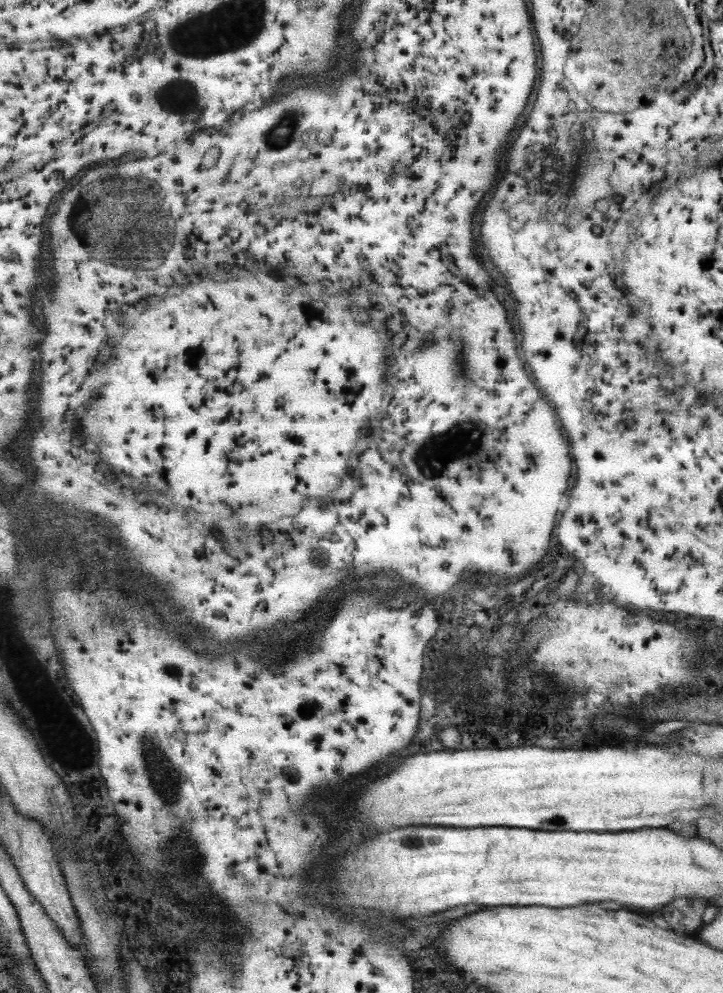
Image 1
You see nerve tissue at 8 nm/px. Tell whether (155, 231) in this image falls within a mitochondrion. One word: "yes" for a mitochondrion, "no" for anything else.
yes

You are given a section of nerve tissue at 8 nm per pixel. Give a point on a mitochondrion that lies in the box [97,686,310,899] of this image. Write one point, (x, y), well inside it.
(153, 753)

